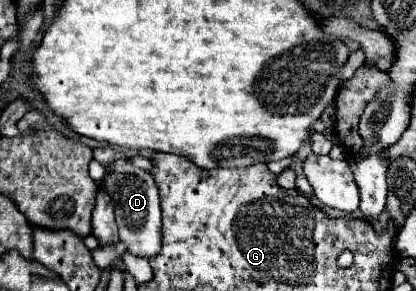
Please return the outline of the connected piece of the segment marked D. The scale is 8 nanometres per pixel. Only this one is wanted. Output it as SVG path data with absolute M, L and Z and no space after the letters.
M110 146L94 148L94 160L100 164L110 164L110 174L104 180L106 190L112 196L114 210L116 210L116 224L120 232L120 242L126 244L128 252L138 258L154 258L160 254L162 248L162 224L160 224L160 200L158 200L158 188L152 180L152 174L146 170L140 170L128 162L128 156L116 152Z

